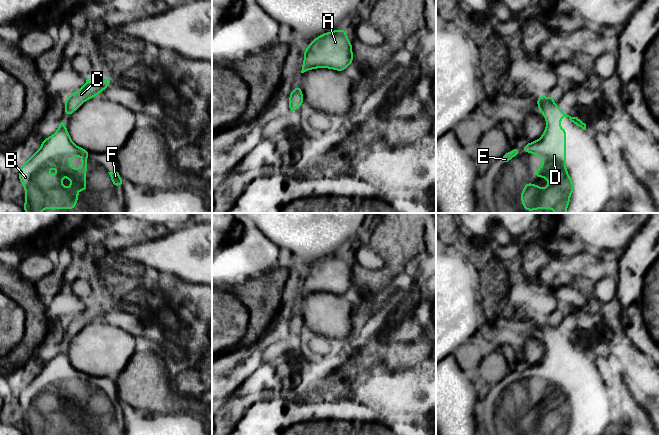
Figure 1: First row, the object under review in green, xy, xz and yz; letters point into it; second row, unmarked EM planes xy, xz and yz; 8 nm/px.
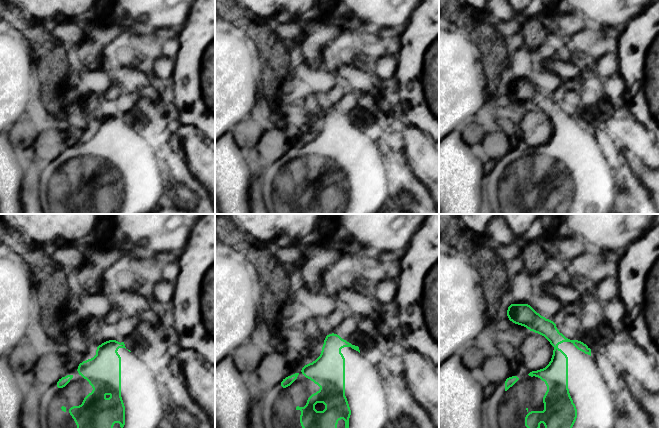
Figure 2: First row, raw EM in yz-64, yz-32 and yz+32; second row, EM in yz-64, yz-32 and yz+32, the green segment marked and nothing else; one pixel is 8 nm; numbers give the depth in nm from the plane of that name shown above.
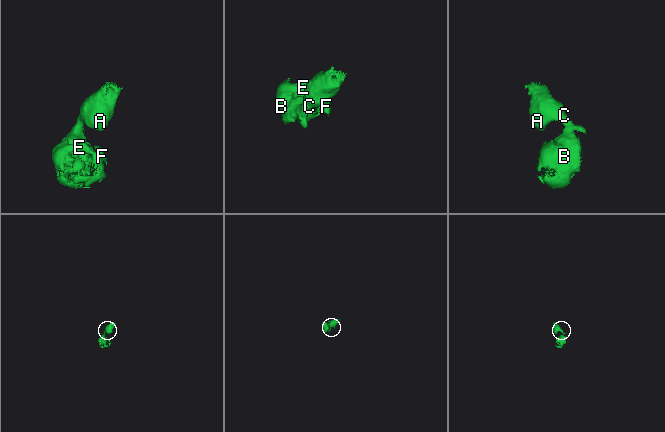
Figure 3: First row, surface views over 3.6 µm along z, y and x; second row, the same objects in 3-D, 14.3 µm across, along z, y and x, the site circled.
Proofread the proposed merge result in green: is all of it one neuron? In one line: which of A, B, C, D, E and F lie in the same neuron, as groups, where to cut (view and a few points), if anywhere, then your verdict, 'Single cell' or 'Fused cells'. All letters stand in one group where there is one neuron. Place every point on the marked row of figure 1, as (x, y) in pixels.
Groups: A B C D E F. No split. Single cell

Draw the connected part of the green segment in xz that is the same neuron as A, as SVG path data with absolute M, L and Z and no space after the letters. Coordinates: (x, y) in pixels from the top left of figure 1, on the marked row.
M347 30L329 31L313 39L304 50L301 73L316 68L344 71L353 63L352 43L346 37Z

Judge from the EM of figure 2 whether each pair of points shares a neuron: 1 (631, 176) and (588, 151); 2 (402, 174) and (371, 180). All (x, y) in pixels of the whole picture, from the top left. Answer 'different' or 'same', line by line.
1: different
2: different

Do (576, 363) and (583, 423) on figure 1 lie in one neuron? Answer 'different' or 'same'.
same

